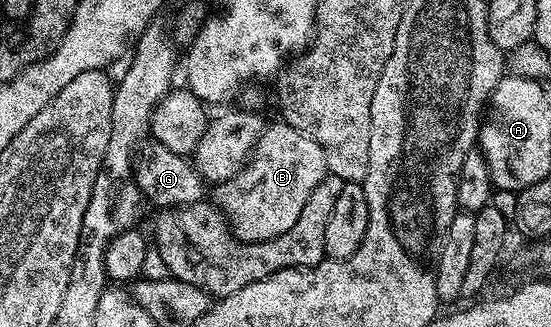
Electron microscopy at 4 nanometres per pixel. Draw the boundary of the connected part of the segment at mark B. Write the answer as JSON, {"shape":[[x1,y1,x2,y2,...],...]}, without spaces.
{"shape":[[285,121,277,122,271,127,269,124,263,130,254,152,246,161,246,166,240,168,228,181,213,188,214,206,226,216,234,238,242,240,243,243,265,243,268,239,280,237,280,233,288,233,288,229,296,225,296,217,300,217,300,209,304,209,308,197,312,197,312,189,316,189,316,185,320,185,320,181,328,174,326,158,320,145,316,145,312,137,289,127]]}

